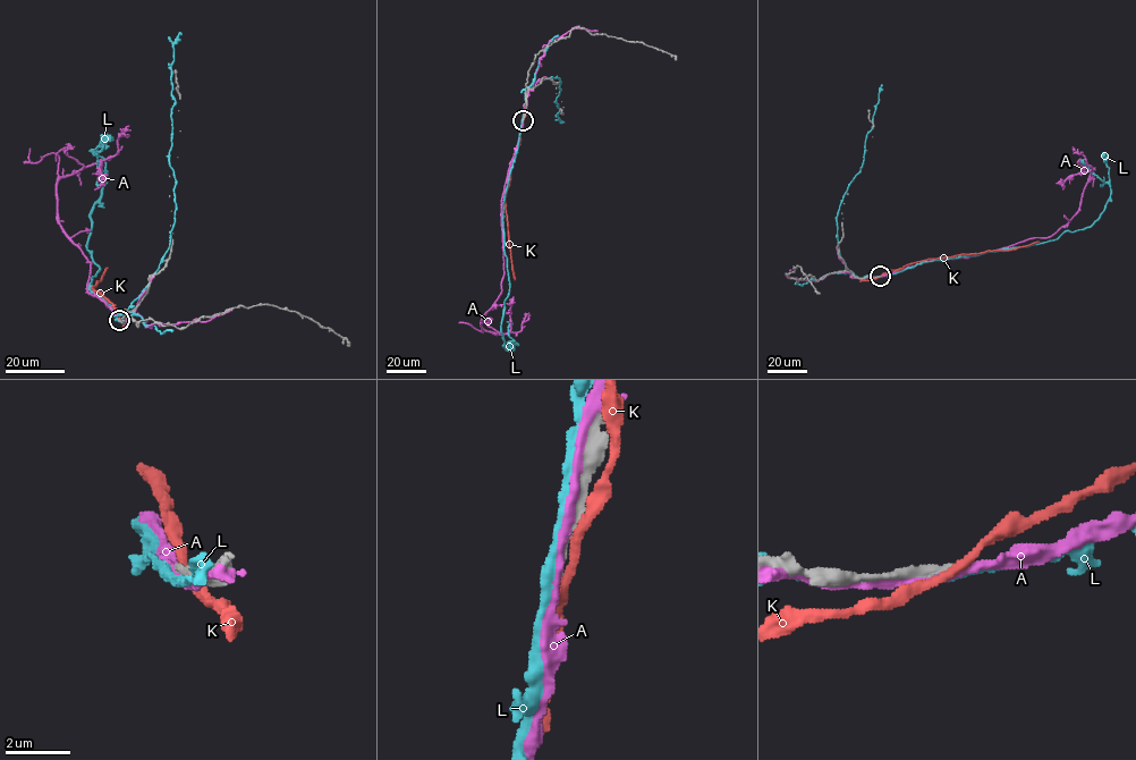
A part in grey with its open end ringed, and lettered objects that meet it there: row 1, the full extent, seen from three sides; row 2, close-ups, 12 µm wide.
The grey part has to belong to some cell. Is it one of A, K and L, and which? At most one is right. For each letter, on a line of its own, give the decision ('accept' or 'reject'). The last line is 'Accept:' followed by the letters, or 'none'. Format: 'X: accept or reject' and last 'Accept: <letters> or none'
A: reject
K: reject
L: reject
Accept: none

